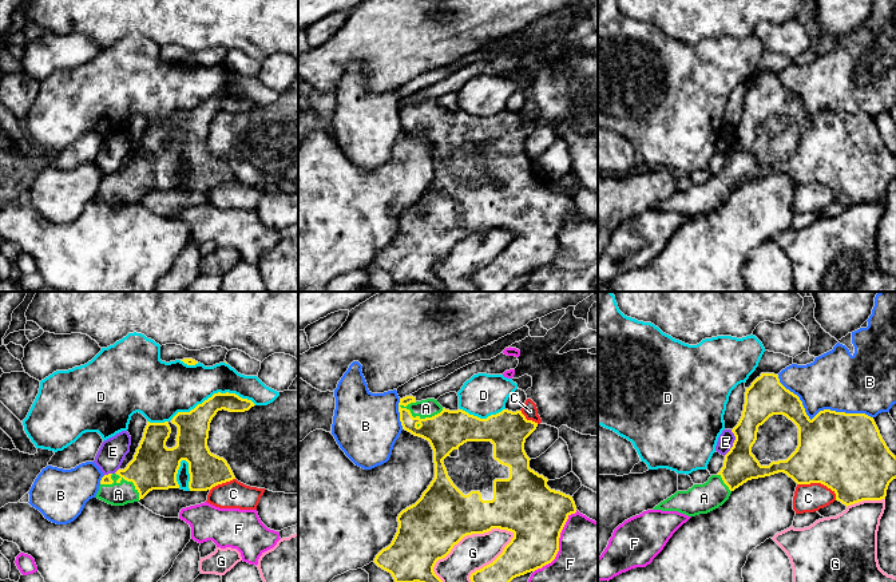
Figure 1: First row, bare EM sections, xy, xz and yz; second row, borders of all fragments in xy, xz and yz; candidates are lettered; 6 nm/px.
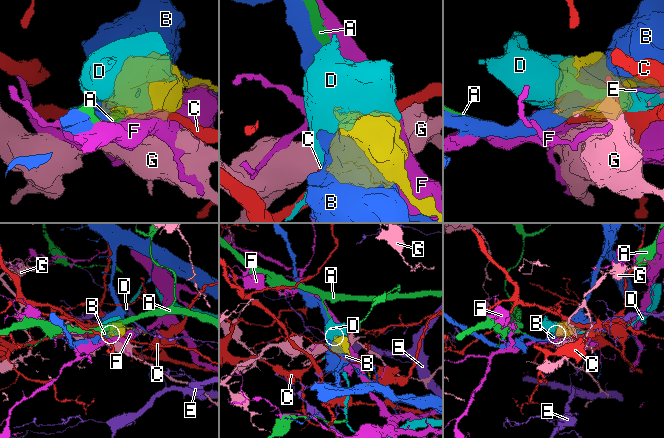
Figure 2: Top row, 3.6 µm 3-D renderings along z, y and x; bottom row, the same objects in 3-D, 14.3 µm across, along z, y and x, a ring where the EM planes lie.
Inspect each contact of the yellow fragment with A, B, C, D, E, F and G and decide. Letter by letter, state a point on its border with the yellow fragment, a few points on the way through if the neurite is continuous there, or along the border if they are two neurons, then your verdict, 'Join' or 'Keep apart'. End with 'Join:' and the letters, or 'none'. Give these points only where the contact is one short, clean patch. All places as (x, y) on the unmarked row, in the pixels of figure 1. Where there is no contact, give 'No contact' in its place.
A: Touches yellow at xy (125, 179). Path across: xy (154, 166), (137, 179), (125, 179), (118, 194). Join
B: Touches yellow at yz (819, 113). Keep apart
C: Touches yellow at yz (819, 182). Keep apart
D: Touches yellow at xy (214, 94). Keep apart
E: Touches yellow at yz (733, 143). Keep apart
F: Touches yellow at xz (558, 244). Keep apart
G: Touches yellow at xz (460, 240). Keep apart
Join: A

